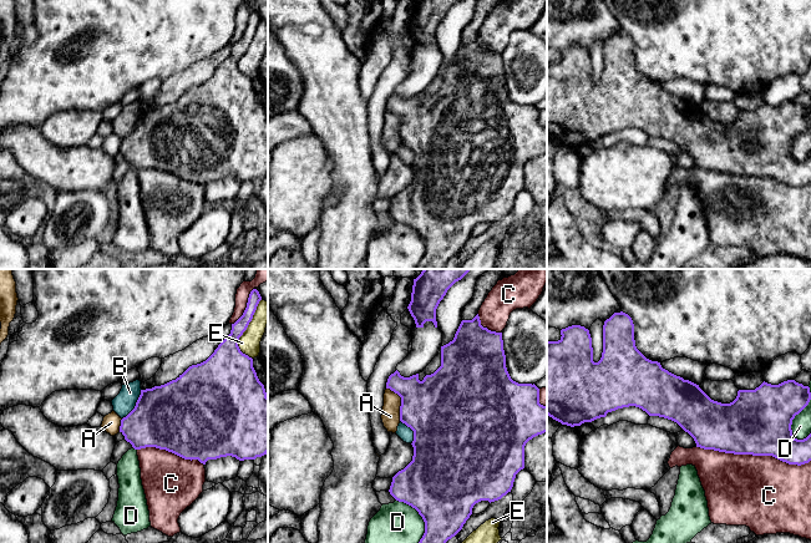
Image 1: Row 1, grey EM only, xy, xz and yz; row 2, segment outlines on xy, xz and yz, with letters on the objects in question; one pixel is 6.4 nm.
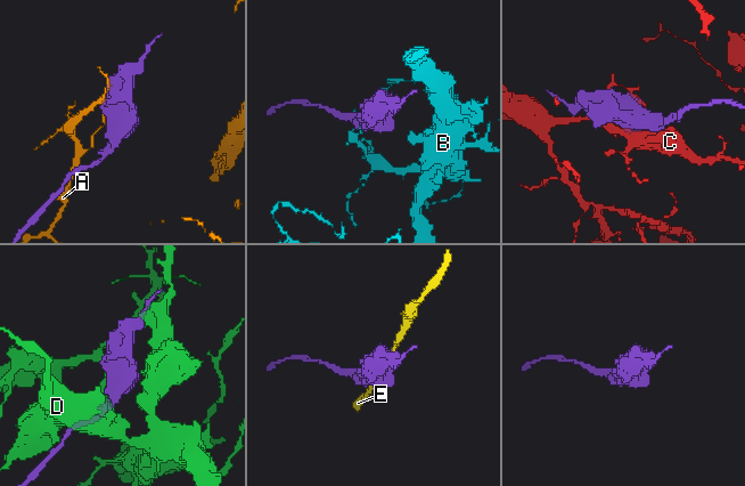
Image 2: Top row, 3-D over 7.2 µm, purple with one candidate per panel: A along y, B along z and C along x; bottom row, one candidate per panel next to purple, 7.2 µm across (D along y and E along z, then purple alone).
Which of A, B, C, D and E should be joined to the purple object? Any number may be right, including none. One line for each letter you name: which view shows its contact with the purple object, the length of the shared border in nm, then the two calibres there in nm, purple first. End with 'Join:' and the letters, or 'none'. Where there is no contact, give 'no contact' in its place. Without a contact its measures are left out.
Join: none

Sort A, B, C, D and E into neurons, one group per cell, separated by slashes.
A / B / C / D / E

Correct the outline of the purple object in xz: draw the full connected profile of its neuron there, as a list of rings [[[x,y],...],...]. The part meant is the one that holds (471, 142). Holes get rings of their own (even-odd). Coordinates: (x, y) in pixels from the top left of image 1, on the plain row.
[[[478,35],[472,41],[462,41],[452,62],[441,67],[441,87],[431,96],[426,96],[422,102],[419,95],[404,98],[396,91],[386,103],[390,110],[401,118],[400,142],[414,152],[414,177],[412,182],[394,198],[390,207],[390,215],[399,223],[404,223],[415,229],[425,243],[425,254],[416,269],[442,269],[448,260],[455,258],[472,235],[472,229],[481,222],[495,223],[501,220],[513,208],[516,196],[524,189],[524,167],[533,158],[547,153],[547,127],[539,125],[539,110],[533,105],[518,105],[513,102],[506,88],[506,76],[503,71],[502,54],[491,52],[481,46]]]

